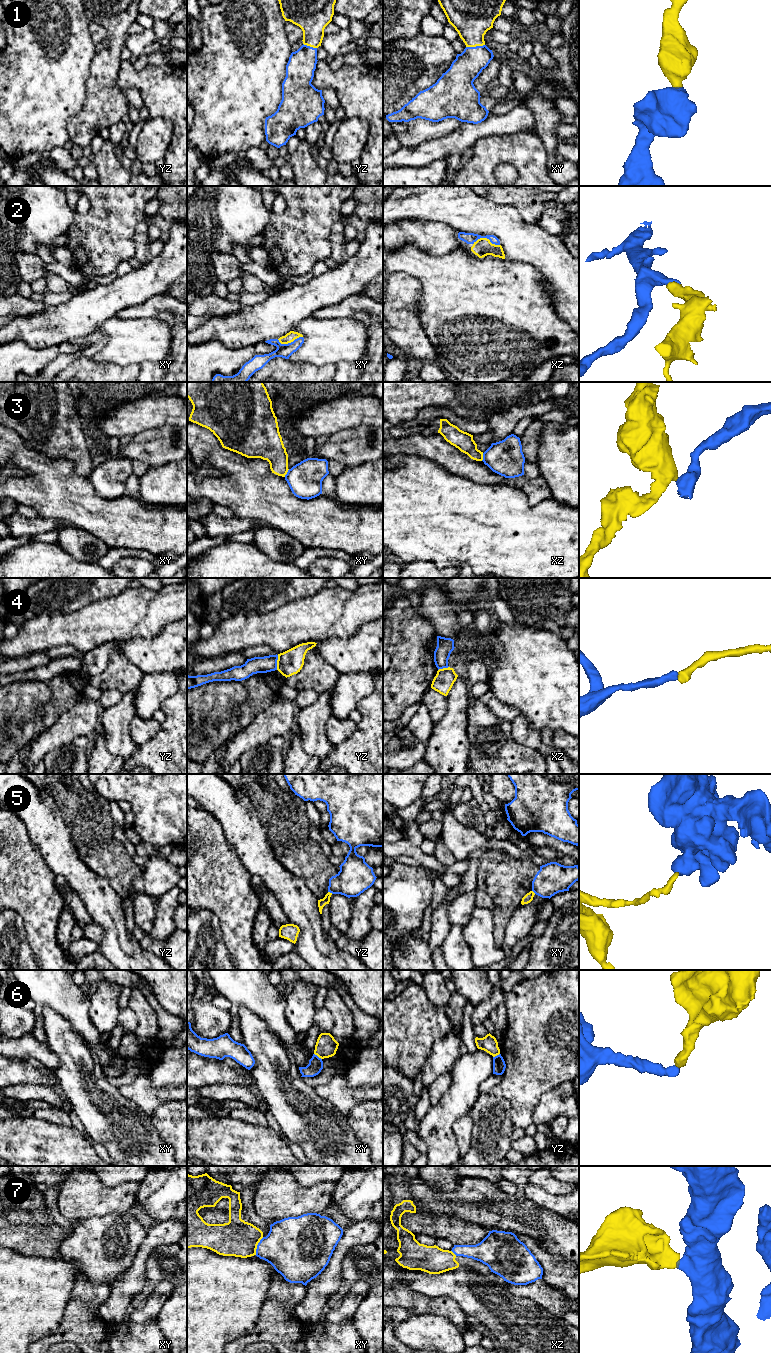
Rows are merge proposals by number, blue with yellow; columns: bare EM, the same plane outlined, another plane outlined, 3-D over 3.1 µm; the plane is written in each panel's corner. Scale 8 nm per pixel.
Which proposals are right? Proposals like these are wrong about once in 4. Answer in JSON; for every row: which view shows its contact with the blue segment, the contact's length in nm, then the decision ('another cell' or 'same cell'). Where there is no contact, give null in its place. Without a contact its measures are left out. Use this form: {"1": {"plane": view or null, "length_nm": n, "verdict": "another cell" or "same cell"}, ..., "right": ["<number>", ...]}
{"1": {"plane": "xy", "length_nm": 150, "verdict": "same cell"}, "2": {"plane": "xz", "length_nm": 220, "verdict": "same cell"}, "3": {"plane": "xy", "length_nm": 80, "verdict": "another cell"}, "4": {"plane": "yz", "length_nm": 120, "verdict": "another cell"}, "5": {"plane": "yz", "length_nm": 40, "verdict": "another cell"}, "6": {"plane": "xy", "length_nm": 80, "verdict": "another cell"}, "7": {"plane": "xy", "length_nm": 160, "verdict": "another cell"}, "right": ["1", "2"]}

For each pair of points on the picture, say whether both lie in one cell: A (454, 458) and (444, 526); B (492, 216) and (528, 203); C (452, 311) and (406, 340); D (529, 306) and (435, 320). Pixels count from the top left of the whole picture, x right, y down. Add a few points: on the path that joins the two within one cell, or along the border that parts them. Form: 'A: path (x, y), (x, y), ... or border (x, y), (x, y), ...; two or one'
A: border (431, 462), (474, 482); two
B: border (492, 202), (511, 205), (525, 220), (534, 222); two
C: border (418, 306), (420, 323), (435, 350); two
D: path (506, 311), (458, 312); one

